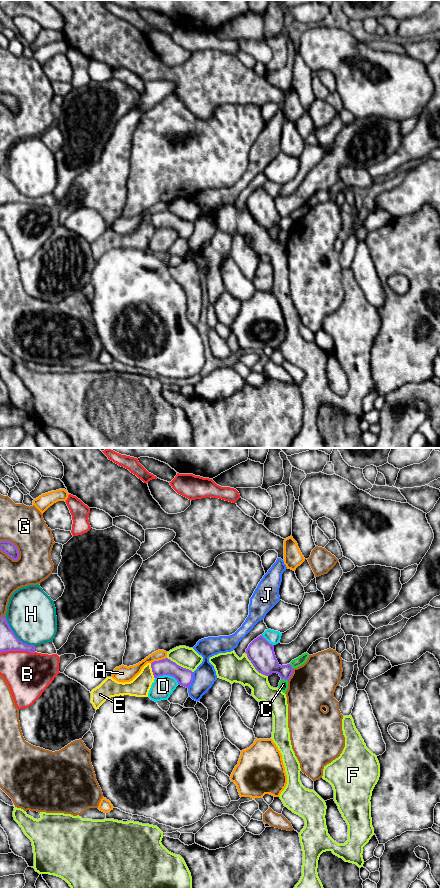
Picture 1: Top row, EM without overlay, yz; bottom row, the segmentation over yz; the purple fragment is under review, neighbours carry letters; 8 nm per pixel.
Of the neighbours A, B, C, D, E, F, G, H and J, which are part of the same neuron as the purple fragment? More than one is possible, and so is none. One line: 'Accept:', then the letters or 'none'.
Accept: none

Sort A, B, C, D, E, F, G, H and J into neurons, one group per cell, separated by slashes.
A / B / C E / D / F / G / H / J

